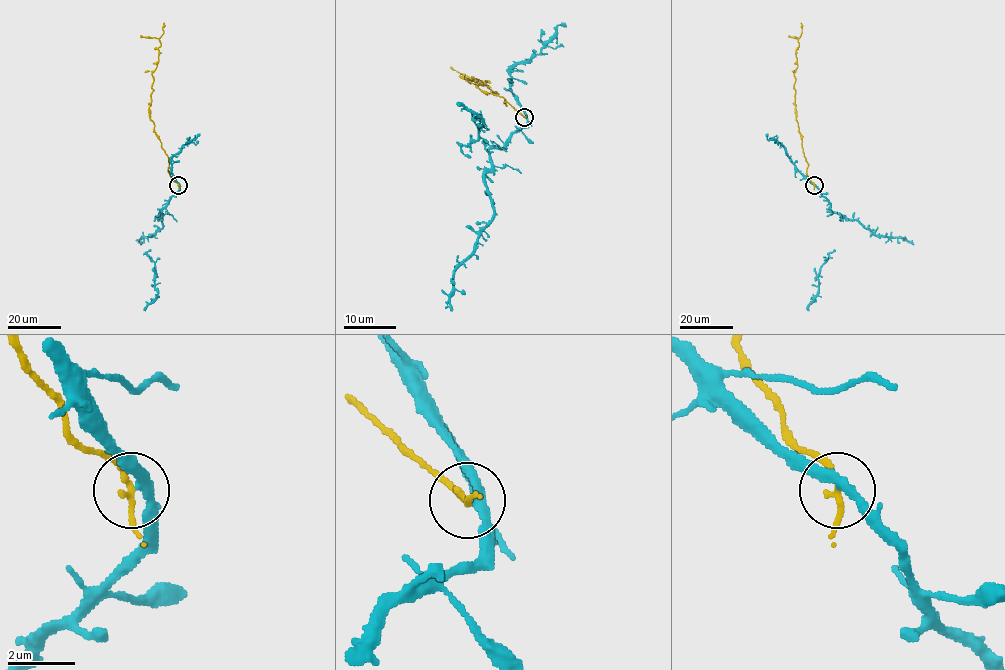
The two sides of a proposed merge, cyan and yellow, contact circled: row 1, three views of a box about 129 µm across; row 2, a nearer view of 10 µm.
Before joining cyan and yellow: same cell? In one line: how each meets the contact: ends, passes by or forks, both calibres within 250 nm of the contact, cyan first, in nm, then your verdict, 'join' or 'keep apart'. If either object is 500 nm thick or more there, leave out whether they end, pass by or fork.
cyan passes by | yellow passes by | 280/170 nm | keep apart

